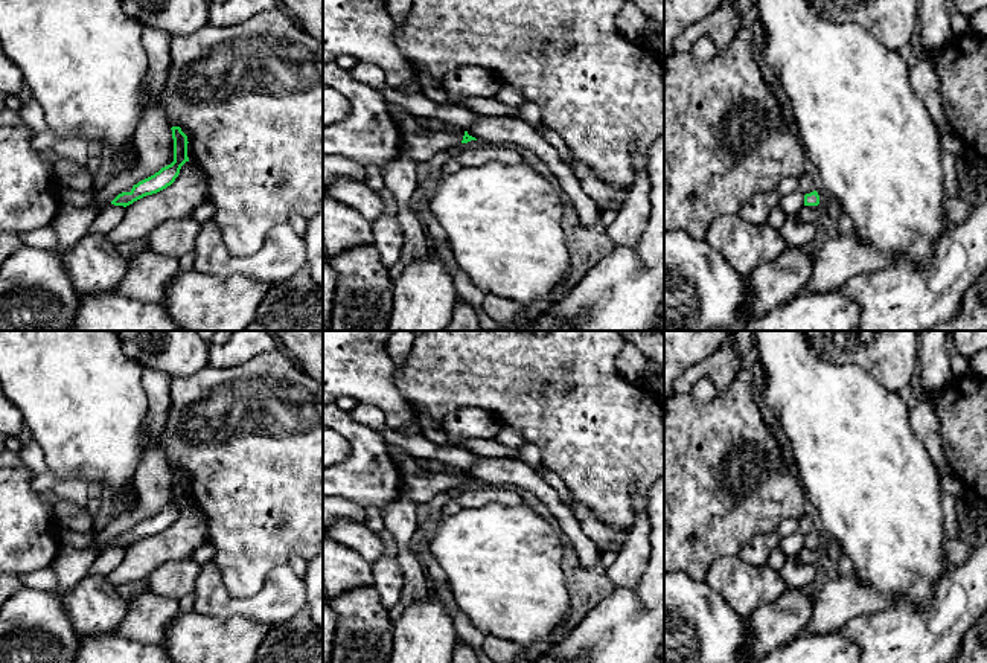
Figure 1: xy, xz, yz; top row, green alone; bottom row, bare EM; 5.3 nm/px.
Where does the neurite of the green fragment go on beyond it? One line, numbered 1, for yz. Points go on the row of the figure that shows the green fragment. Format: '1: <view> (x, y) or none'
1: none

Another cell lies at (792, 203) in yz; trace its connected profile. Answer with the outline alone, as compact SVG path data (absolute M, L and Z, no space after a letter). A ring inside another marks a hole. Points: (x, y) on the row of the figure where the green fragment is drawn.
M801 191L789 192L780 197L778 206L786 212L787 216L797 215L804 207L804 194Z

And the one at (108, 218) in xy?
M107 204L91 223L90 233L110 235L120 224L123 215L123 206Z

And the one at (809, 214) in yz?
M804 206L795 218L803 224L819 224L821 221L821 209L819 206Z

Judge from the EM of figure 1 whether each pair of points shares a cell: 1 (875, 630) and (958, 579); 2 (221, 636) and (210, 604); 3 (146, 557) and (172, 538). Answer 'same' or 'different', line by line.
1: same
2: different
3: same

